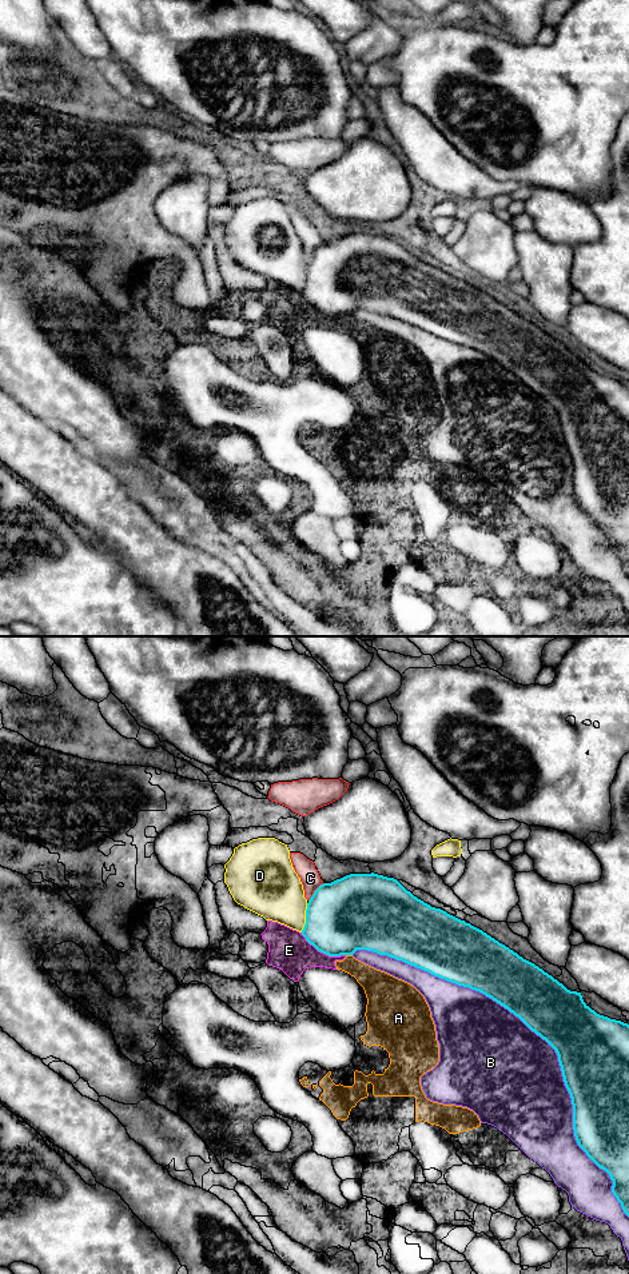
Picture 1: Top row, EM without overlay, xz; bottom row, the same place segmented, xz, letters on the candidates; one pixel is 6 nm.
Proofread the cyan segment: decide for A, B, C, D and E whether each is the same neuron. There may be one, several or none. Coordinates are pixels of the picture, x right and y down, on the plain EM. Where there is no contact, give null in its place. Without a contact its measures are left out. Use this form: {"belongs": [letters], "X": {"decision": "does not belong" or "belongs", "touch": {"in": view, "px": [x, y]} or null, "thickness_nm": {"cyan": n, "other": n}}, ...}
{"belongs": [], "A": {"decision": "does not belong", "touch": {"in": "xz", "px": [349, 314]}, "thickness_nm": {"cyan": 440, "other": 170}}, "B": {"decision": "does not belong", "touch": {"in": "xz", "px": [537, 394]}, "thickness_nm": {"cyan": 340, "other": 500}}, "C": {"decision": "does not belong", "touch": {"in": "xz", "px": [314, 251]}, "thickness_nm": {"cyan": 440, "other": 120}}, "D": {"decision": "does not belong", "touch": {"in": "xz", "px": [306, 278]}, "thickness_nm": {"cyan": 440, "other": 340}}, "E": {"decision": "does not belong", "touch": {"in": "xz", "px": [322, 311]}, "thickness_nm": {"cyan": 440, "other": 240}}}

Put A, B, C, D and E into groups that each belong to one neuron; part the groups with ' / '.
A E / B / C / D

